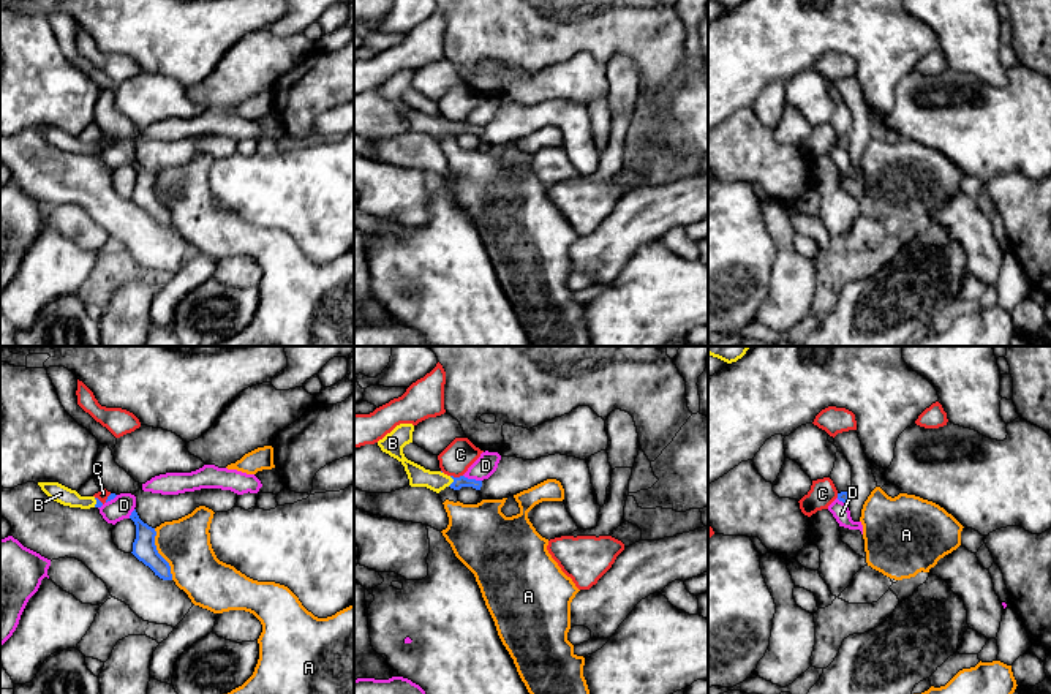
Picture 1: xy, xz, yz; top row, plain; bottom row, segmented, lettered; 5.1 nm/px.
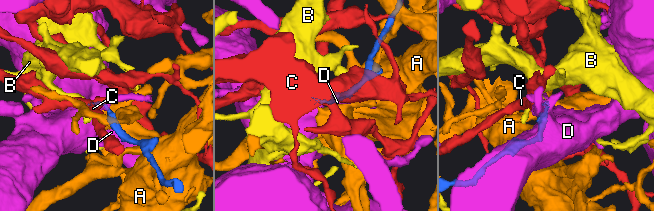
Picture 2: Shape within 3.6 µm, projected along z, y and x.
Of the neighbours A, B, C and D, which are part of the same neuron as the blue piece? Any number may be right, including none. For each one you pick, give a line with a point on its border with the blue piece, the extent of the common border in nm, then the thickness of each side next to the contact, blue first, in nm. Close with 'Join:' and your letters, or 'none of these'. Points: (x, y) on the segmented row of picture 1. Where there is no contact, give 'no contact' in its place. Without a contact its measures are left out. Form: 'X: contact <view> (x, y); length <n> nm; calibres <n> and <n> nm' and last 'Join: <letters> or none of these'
B: contact xz (454, 481); length 60 nm; calibres 60 and 110 nm
Join: B

